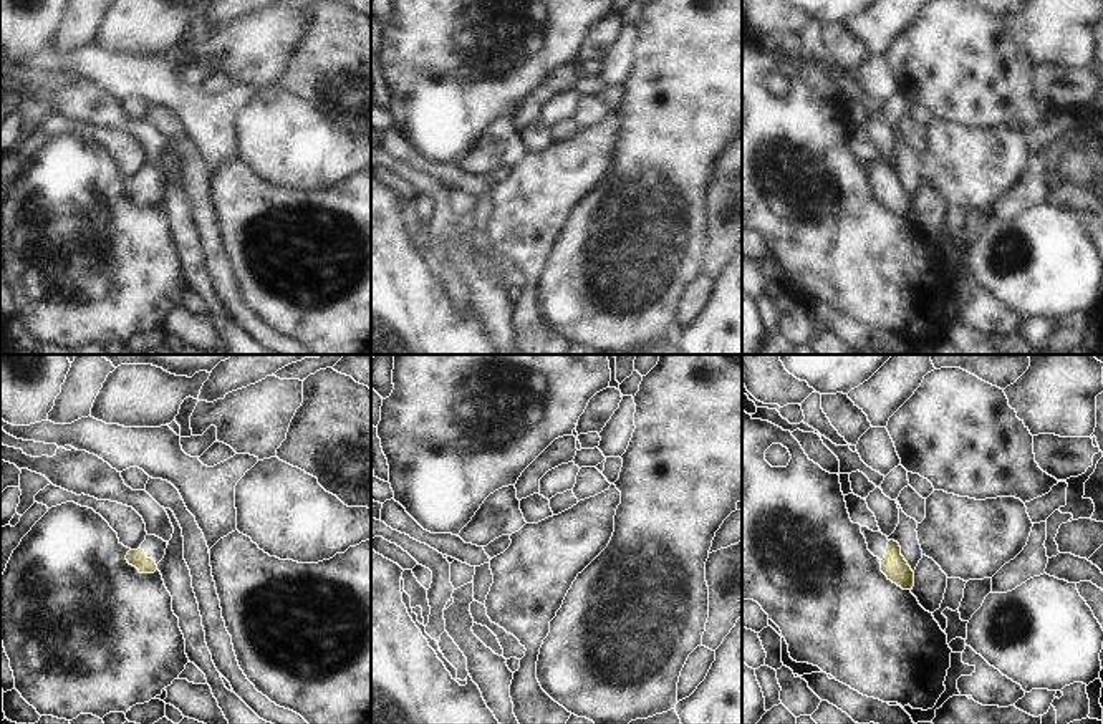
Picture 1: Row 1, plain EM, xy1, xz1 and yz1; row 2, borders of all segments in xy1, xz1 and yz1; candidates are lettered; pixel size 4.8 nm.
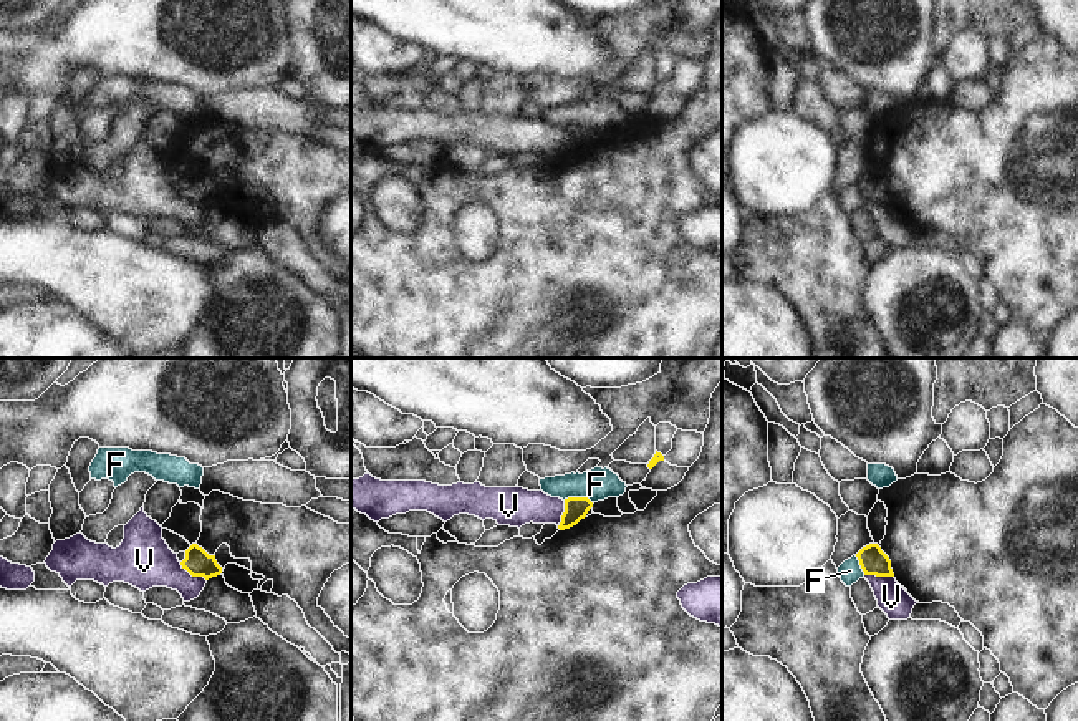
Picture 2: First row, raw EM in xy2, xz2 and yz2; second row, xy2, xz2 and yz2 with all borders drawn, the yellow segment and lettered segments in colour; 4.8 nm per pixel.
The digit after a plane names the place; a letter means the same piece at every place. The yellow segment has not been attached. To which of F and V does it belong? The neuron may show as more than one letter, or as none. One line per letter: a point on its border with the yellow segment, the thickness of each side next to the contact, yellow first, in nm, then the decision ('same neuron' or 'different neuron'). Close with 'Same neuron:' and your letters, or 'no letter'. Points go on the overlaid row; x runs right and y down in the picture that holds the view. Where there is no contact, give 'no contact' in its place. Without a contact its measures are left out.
F: xz2 (578, 498) | 110/160 nm | different neuron
V: xy2 (192, 575) | 140/260 nm | different neuron
Same neuron: no letter

